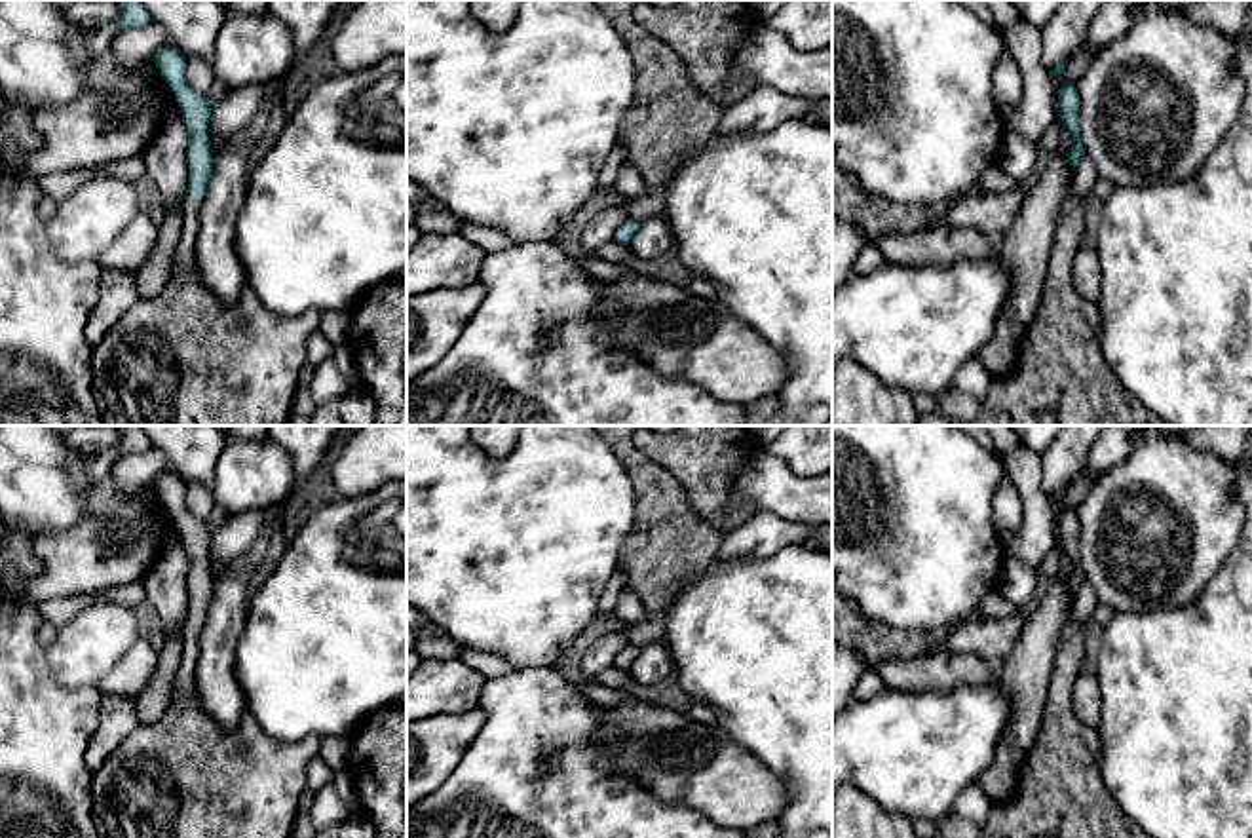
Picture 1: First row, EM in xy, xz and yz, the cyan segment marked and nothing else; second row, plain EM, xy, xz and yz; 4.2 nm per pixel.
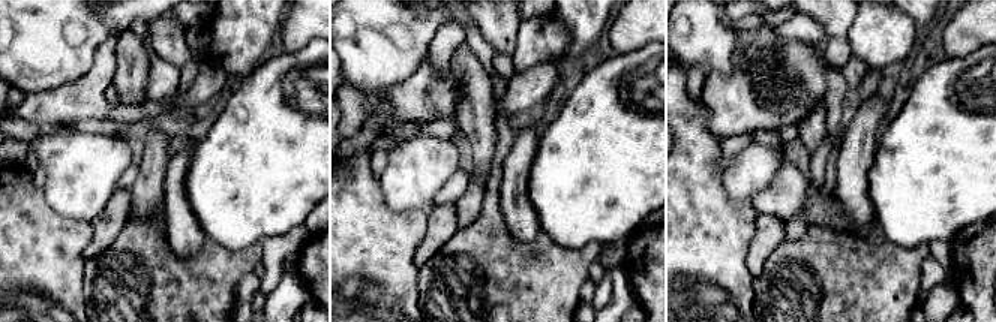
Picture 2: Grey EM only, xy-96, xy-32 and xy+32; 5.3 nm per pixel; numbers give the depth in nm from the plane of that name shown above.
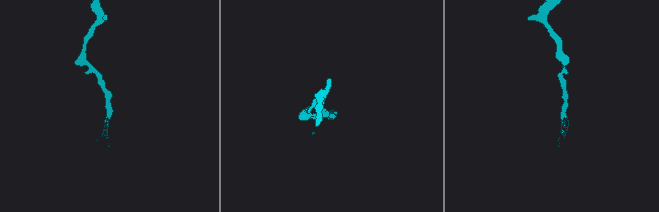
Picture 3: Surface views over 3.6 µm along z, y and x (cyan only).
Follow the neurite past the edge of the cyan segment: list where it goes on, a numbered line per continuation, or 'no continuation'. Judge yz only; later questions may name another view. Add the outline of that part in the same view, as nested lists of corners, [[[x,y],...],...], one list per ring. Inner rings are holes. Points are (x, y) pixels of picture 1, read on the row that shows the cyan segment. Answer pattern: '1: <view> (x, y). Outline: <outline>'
1: yz (1061, 379). Outline: [[[1068,194],[1043,283],[1043,300],[1022,336],[1016,367],[1007,376],[992,378],[977,418],[967,426],[1170,426],[1119,382],[1104,357],[1098,302],[1085,300],[1073,289],[1072,260],[1081,245],[1083,224],[1083,211],[1073,194]]]

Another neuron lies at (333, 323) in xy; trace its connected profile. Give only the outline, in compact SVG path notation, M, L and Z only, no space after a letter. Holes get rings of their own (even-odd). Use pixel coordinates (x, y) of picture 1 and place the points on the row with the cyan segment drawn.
M319 310L317 329L334 348L348 342L350 312L348 310Z

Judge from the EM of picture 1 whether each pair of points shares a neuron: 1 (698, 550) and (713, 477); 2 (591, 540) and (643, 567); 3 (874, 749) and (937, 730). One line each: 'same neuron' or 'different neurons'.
1: different neurons
2: different neurons
3: same neuron

